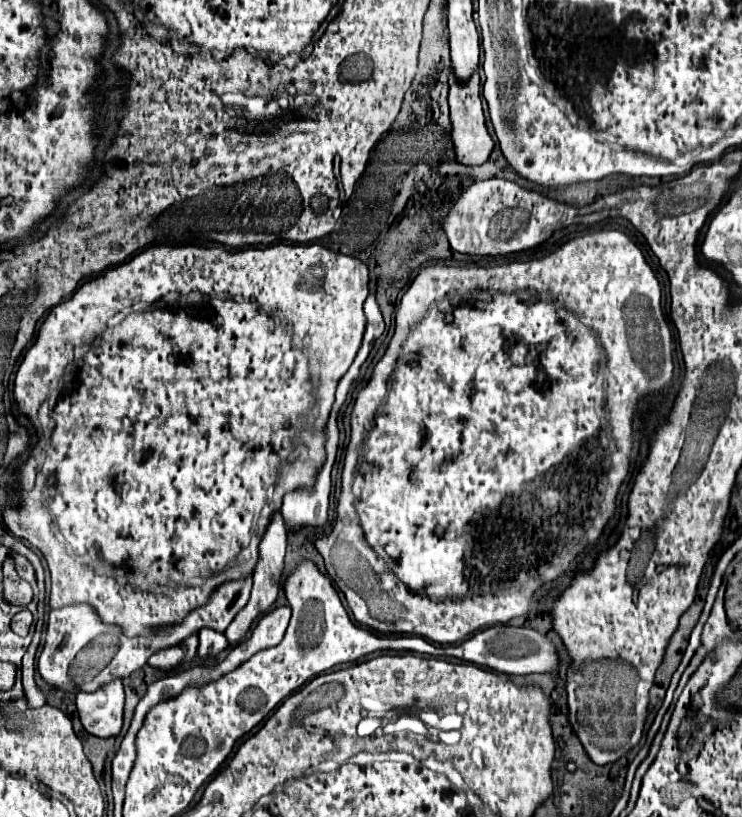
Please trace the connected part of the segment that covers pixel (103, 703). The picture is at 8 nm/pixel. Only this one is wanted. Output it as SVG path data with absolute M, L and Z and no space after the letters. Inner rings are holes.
M119 677L101 685L93 693L77 691L75 703L87 733L95 737L115 737L121 731L125 693Z

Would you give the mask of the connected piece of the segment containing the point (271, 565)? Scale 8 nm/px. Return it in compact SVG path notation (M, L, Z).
M275 511L269 525L267 525L267 531L263 533L261 537L261 543L259 543L259 559L257 559L257 565L255 565L255 571L253 571L253 591L251 591L251 599L249 603L235 615L235 619L231 621L231 625L227 627L225 635L229 639L231 645L237 645L237 641L241 641L251 623L267 613L271 609L271 605L275 603L277 599L277 593L281 589L281 581L283 581L283 557L285 557L285 547L287 547L287 529L285 529L285 521L281 517L281 511Z

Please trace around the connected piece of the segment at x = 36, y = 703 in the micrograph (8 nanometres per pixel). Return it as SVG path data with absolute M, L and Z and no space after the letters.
M29 659L23 663L23 689L25 689L25 697L29 707L43 707L45 705L45 695L43 691L37 687L35 683L35 659Z

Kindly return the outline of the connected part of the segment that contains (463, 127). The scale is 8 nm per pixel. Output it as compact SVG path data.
M475 71L469 79L461 81L455 73L449 73L449 107L451 107L451 137L455 145L457 161L463 165L481 165L487 161L493 141L485 127L485 117L481 109L481 95L479 95L479 71Z

